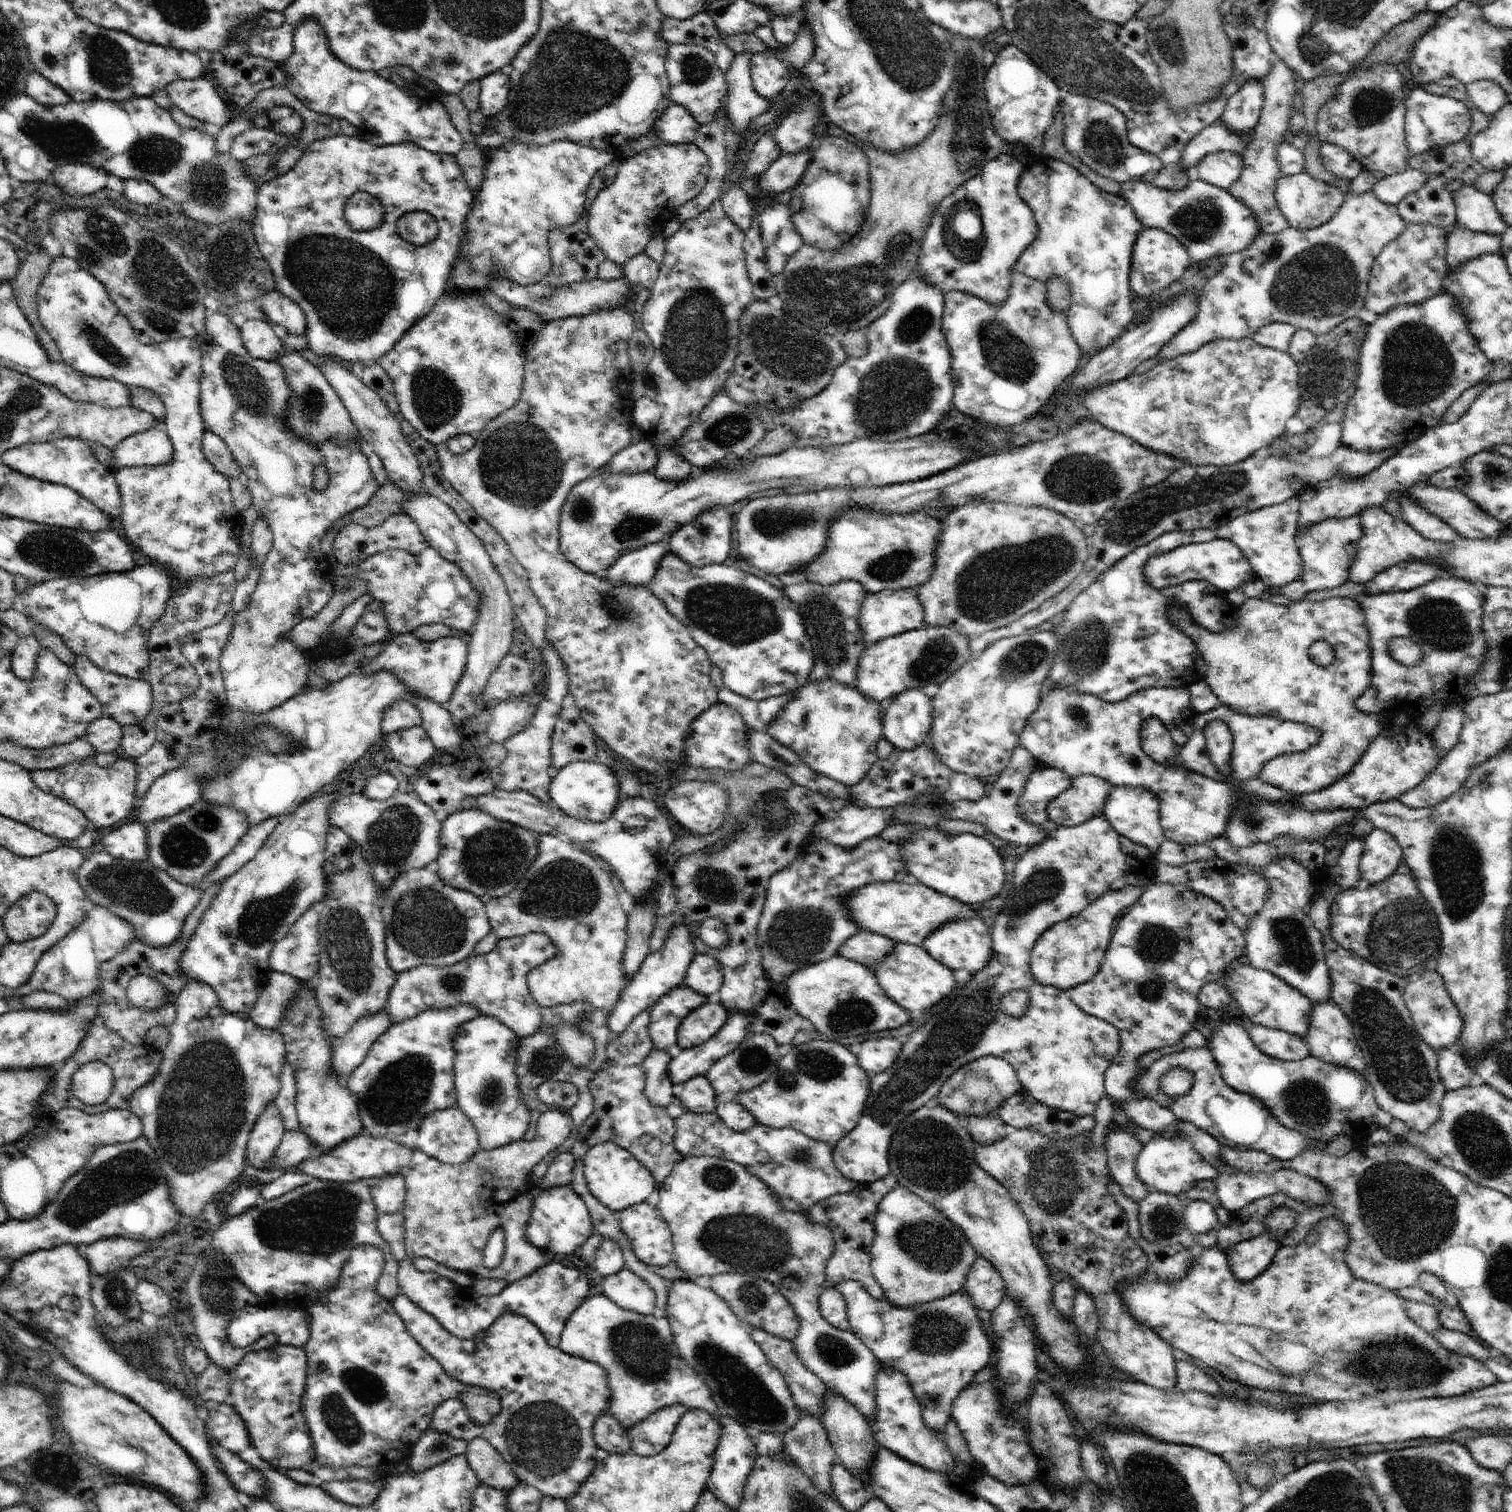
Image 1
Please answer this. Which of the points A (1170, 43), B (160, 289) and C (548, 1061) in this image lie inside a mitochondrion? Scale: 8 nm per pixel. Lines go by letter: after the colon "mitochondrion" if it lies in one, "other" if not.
A: mitochondrion
B: mitochondrion
C: mitochondrion

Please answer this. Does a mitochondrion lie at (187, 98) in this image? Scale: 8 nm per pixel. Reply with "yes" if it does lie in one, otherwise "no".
no

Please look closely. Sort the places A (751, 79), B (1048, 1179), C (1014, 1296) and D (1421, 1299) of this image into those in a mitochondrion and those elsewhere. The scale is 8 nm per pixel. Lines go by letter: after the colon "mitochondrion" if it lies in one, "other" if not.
A: other
B: mitochondrion
C: other
D: other

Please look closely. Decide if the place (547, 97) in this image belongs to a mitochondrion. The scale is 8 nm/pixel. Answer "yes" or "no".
yes

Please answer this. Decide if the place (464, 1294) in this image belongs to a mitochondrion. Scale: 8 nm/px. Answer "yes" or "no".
no

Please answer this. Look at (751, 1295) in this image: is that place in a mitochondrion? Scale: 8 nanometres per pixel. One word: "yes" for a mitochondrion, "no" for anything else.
yes

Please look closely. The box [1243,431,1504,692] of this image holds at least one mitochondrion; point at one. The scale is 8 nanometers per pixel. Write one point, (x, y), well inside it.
(1442, 623)

